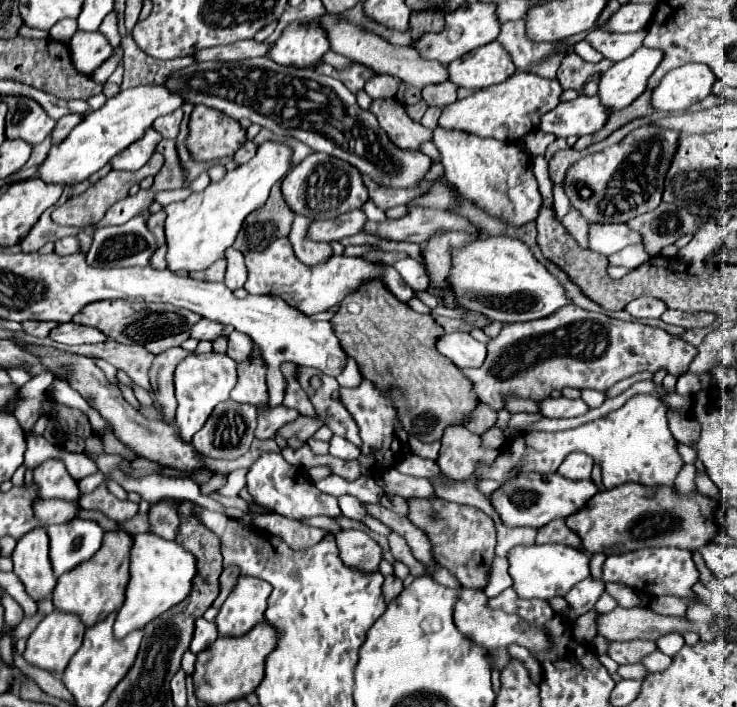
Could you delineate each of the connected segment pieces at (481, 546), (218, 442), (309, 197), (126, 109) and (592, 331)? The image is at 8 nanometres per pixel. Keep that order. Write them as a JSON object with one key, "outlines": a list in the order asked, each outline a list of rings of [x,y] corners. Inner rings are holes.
{"outlines":[[[[433,497],[433,499],[409,499],[409,519],[425,529],[427,537],[433,543],[433,553],[437,561],[449,569],[461,587],[485,589],[489,583],[491,565],[495,559],[496,529],[493,519],[481,509],[471,505],[459,505]],[[431,513],[431,517],[429,517]]],[[[227,399],[225,403],[219,403],[213,409],[209,419],[205,421],[205,427],[197,431],[191,443],[201,455],[207,455],[213,459],[237,459],[249,449],[251,441],[255,439],[255,429],[257,429],[257,407]]],[[[311,153],[299,165],[295,165],[285,175],[281,189],[289,207],[295,213],[311,219],[333,219],[341,213],[361,209],[369,199],[361,173],[353,165],[325,153]]],[[[143,85],[119,91],[115,97],[107,99],[107,103],[91,111],[61,143],[53,145],[47,153],[45,161],[39,165],[37,177],[45,183],[61,183],[61,185],[77,185],[89,179],[95,171],[107,165],[119,151],[129,147],[133,141],[141,139],[143,133],[151,127],[151,123],[167,113],[173,113],[183,105],[183,99],[163,85]]],[[[575,305],[561,307],[557,315],[533,323],[509,323],[487,343],[487,359],[477,369],[461,369],[473,383],[479,401],[491,409],[503,407],[503,395],[513,393],[529,399],[543,399],[553,389],[577,387],[607,391],[617,381],[635,373],[657,373],[665,367],[673,375],[683,375],[697,355],[697,349],[663,329],[643,323],[629,323],[591,313]]]]}

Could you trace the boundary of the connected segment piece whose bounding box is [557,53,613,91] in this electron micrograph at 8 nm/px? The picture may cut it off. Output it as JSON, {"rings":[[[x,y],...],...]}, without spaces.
{"rings":[[[569,53],[561,61],[561,67],[557,71],[557,79],[559,79],[559,83],[561,83],[563,89],[581,91],[583,85],[589,81],[589,77],[593,77],[597,73],[603,75],[611,65],[613,63],[609,59],[603,59],[597,65],[593,65],[593,63],[583,61],[577,53]]]}

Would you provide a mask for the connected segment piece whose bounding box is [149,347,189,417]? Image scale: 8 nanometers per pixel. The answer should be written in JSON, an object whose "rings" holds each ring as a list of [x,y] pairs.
{"rings":[[[183,347],[167,349],[167,351],[163,351],[163,353],[159,353],[159,355],[155,357],[155,361],[153,361],[151,369],[149,369],[151,387],[155,389],[157,399],[159,399],[159,403],[163,405],[167,417],[173,417],[173,415],[175,415],[175,407],[177,407],[173,383],[175,367],[177,367],[177,363],[181,363],[181,359],[185,359],[187,355],[189,355],[189,351],[185,351]]]}

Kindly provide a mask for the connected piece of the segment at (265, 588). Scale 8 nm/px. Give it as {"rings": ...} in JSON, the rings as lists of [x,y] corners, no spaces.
{"rings":[[[239,577],[235,589],[219,609],[215,625],[219,635],[241,637],[257,623],[263,623],[271,585],[257,577]]]}

